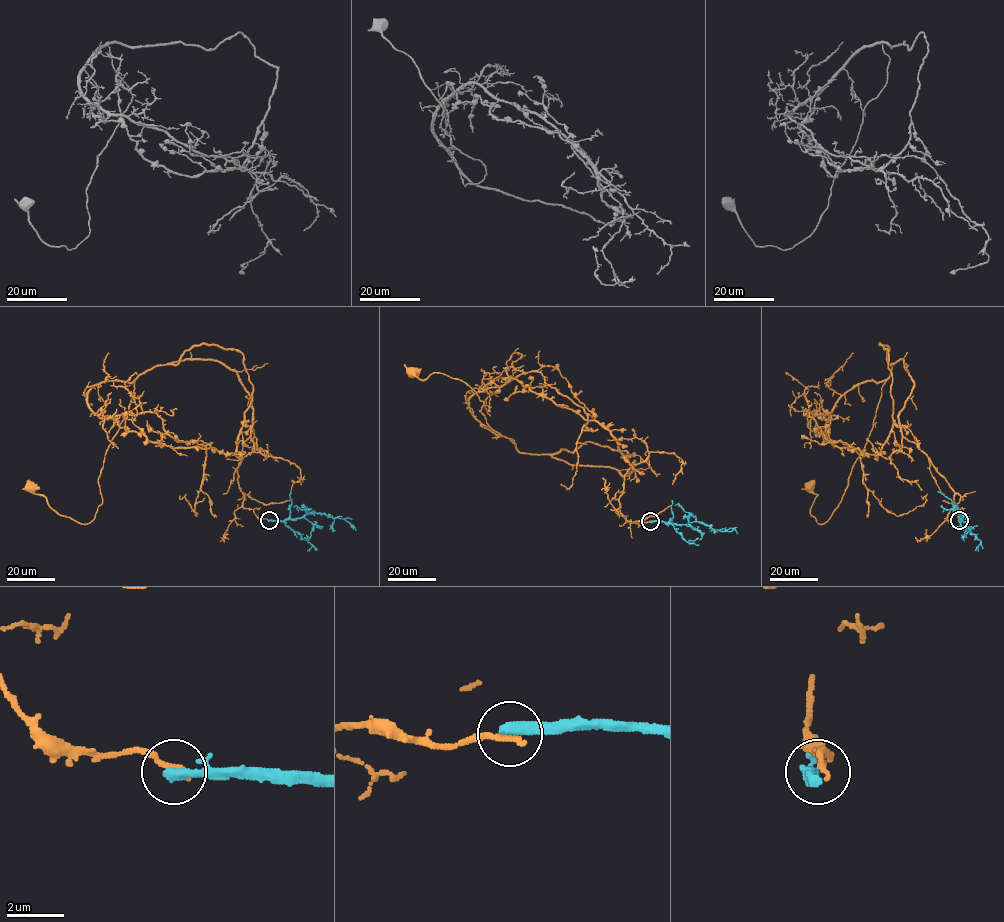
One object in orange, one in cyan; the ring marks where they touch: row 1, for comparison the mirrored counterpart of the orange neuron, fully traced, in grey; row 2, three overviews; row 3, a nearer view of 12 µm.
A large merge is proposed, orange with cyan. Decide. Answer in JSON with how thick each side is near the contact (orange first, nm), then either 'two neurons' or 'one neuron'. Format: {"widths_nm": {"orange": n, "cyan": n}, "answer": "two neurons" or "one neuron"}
{"widths_nm": {"orange": 240, "cyan": 400}, "answer": "two neurons"}

